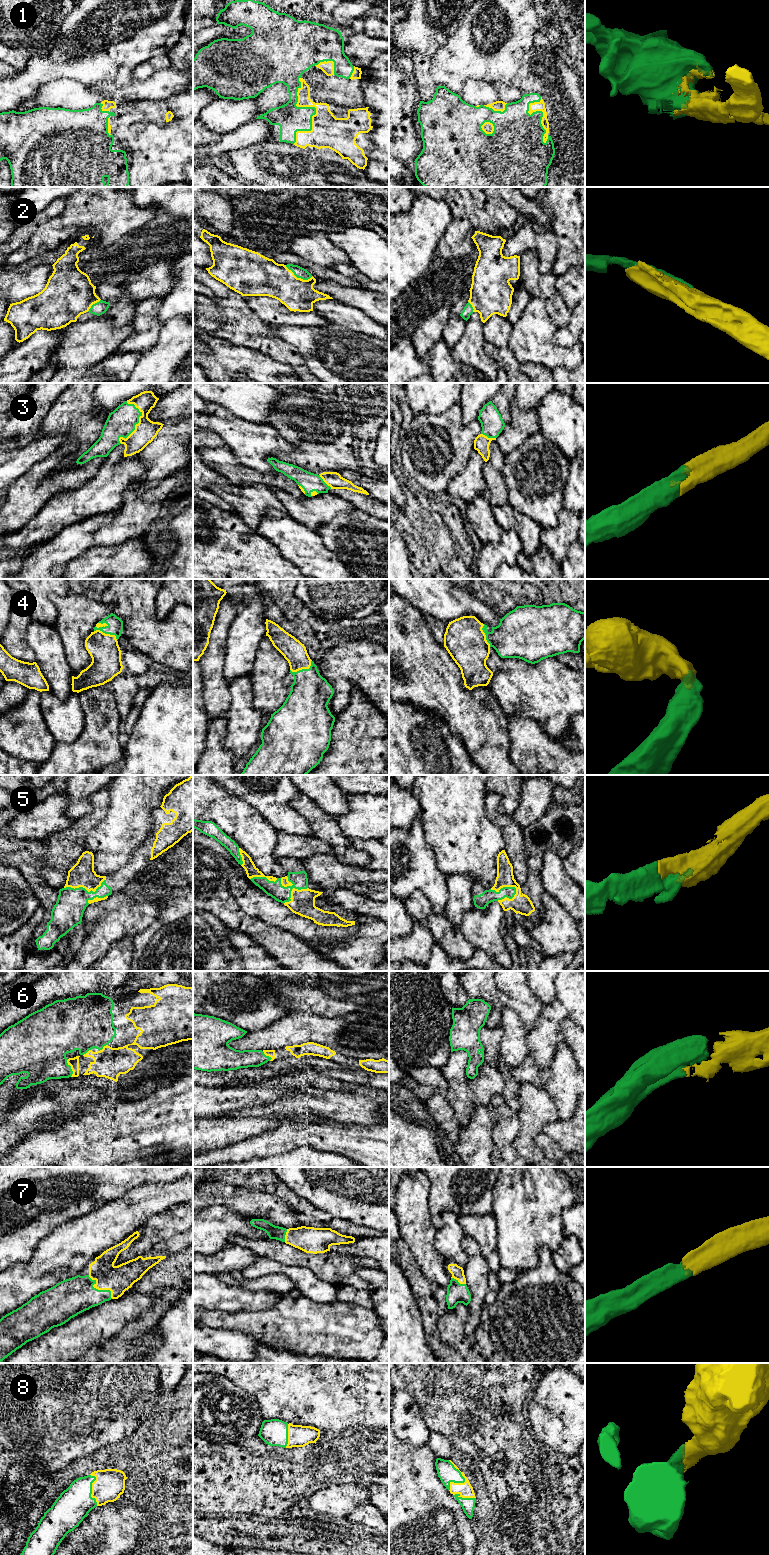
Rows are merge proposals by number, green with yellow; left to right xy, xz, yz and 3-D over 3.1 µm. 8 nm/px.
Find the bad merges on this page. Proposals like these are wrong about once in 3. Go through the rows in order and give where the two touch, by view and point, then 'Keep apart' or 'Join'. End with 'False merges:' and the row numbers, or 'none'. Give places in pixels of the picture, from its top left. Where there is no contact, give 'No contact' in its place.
1: Touches green at xz (315, 108). Join
2: Touches green at xz (299, 277). Join
3: Touches green at xy (137, 423). Join
4: Touches green at xy (107, 633). Join
5: Touches green at yz (505, 887). Join
6: Touches green at xy (70, 1068). Join
7: Touches green at xy (99, 1290). Join
8: Touches green at yz (464, 1481). Join
False merges: none

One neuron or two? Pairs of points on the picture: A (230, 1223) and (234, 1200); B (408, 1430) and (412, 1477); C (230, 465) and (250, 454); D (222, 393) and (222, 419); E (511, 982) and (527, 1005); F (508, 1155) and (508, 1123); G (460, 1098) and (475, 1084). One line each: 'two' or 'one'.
A: two
B: two
C: two
D: two
E: one
F: one
G: two

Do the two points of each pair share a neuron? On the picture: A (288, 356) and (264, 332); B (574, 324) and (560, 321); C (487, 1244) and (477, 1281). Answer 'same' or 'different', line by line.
A: same
B: different
C: different

